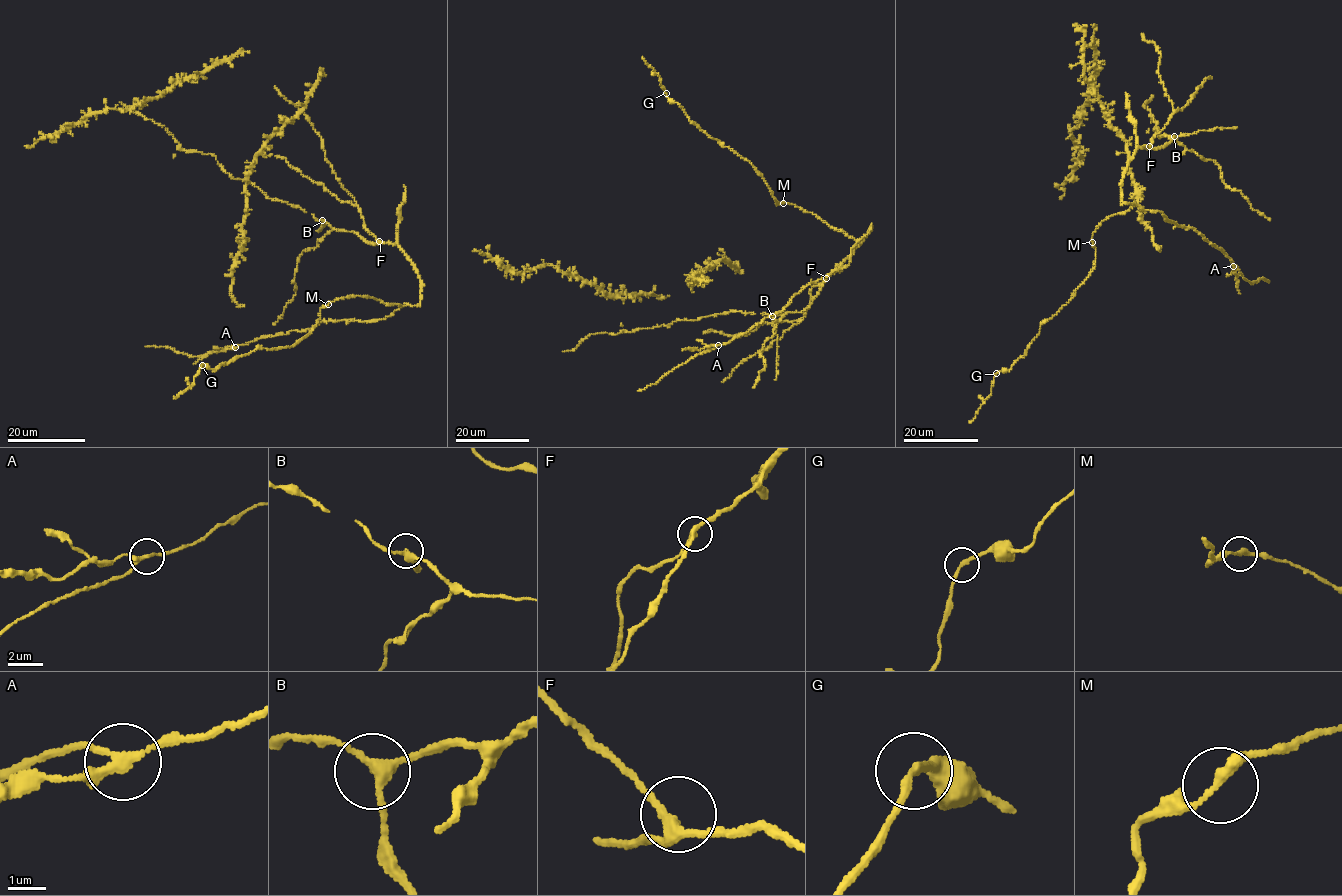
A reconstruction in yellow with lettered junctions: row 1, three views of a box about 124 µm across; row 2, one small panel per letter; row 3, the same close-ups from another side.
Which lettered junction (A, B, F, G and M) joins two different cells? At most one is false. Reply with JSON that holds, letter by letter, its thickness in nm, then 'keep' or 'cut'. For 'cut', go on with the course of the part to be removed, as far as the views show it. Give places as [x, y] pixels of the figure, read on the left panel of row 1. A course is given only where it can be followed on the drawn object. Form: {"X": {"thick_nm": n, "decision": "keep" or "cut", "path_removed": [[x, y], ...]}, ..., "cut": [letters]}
{"A": {"thick_nm": 200, "decision": "cut", "path_removed": [[235, 347], [209, 352], [194, 364]]}, "B": {"thick_nm": 260, "decision": "keep"}, "F": {"thick_nm": 280, "decision": "keep"}, "G": {"thick_nm": 190, "decision": "keep"}, "M": {"thick_nm": 240, "decision": "keep"}, "cut": ["A"]}

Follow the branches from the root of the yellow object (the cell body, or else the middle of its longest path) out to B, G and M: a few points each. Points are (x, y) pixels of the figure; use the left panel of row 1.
B: (369, 243), (354, 232), (332, 229), (322, 220)
G: (369, 243), (400, 248), (420, 280), (419, 306), (337, 299), (292, 346), (257, 347), (213, 370), (201, 365)
M: (369, 243), (389, 242), (400, 248), (420, 280), (419, 306), (390, 305), (359, 295), (337, 299), (328, 304)

